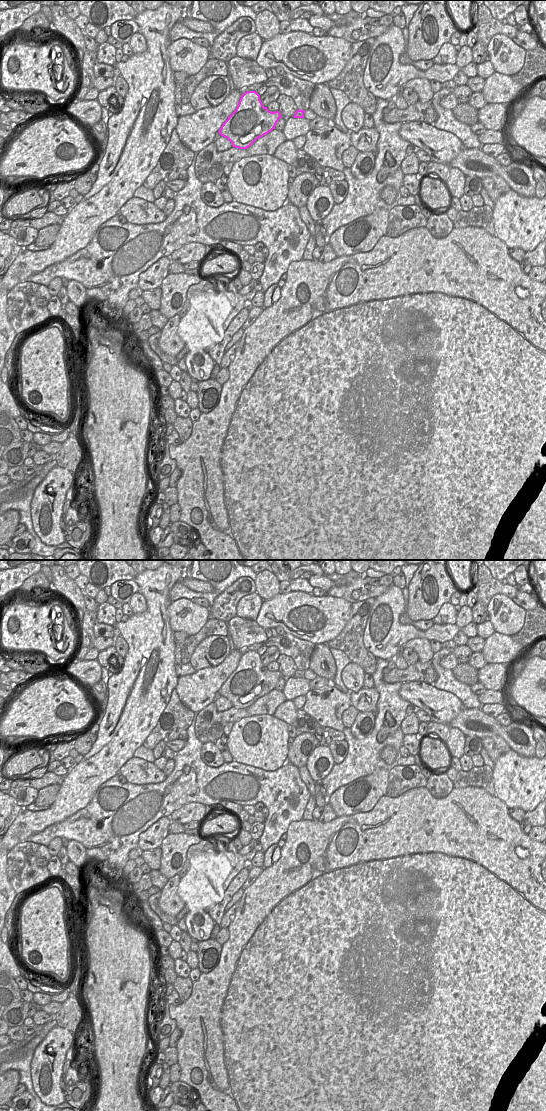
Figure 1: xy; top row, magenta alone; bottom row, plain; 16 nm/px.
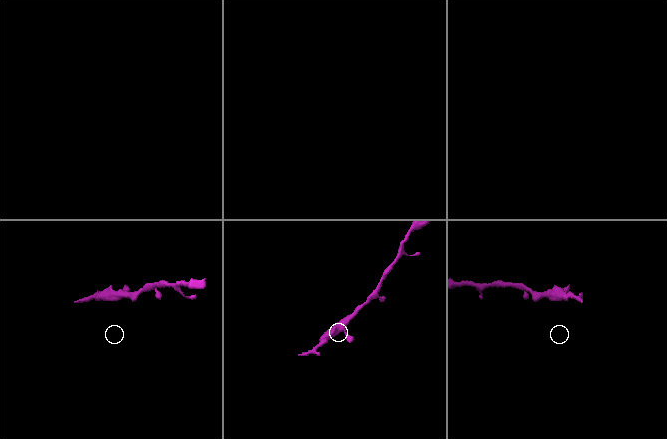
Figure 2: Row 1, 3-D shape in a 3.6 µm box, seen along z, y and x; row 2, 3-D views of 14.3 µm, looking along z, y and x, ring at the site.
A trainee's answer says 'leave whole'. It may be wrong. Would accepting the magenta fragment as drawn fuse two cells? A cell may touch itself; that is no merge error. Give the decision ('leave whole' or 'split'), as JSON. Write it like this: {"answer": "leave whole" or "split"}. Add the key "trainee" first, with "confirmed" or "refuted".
{"trainee": "confirmed", "answer": "leave whole"}

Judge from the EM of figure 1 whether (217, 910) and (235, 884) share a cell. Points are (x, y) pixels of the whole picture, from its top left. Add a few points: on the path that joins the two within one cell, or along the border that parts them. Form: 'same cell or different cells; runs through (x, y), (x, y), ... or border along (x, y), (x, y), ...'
same cell; runs through (222, 904), (231, 890)

